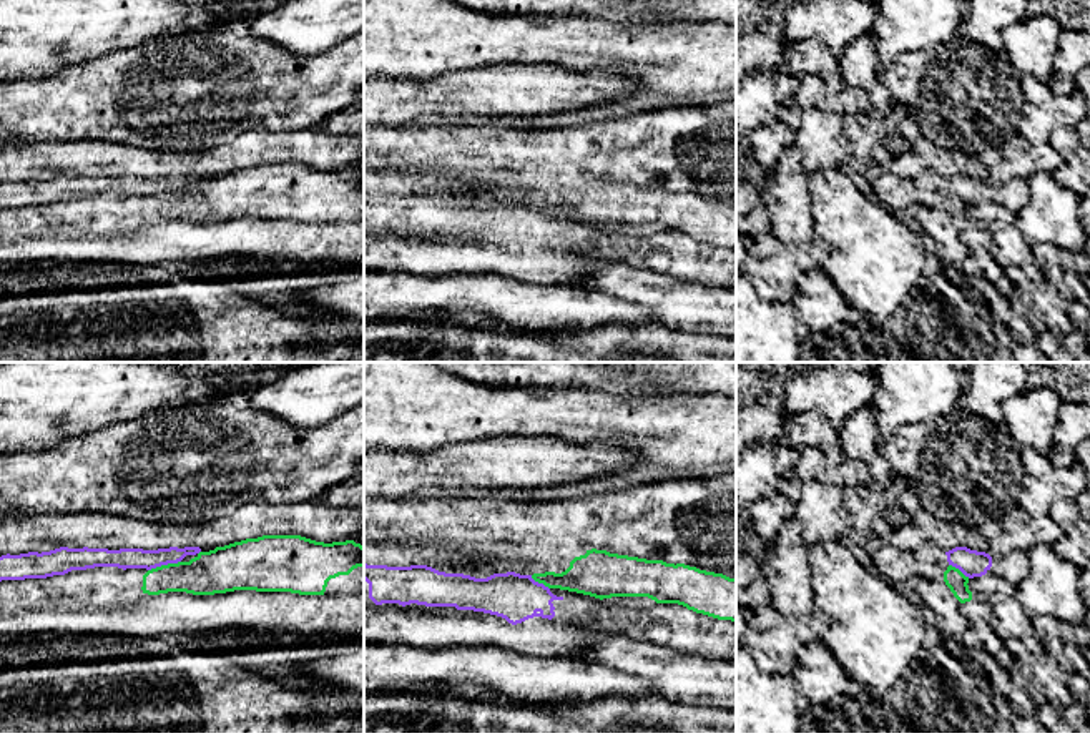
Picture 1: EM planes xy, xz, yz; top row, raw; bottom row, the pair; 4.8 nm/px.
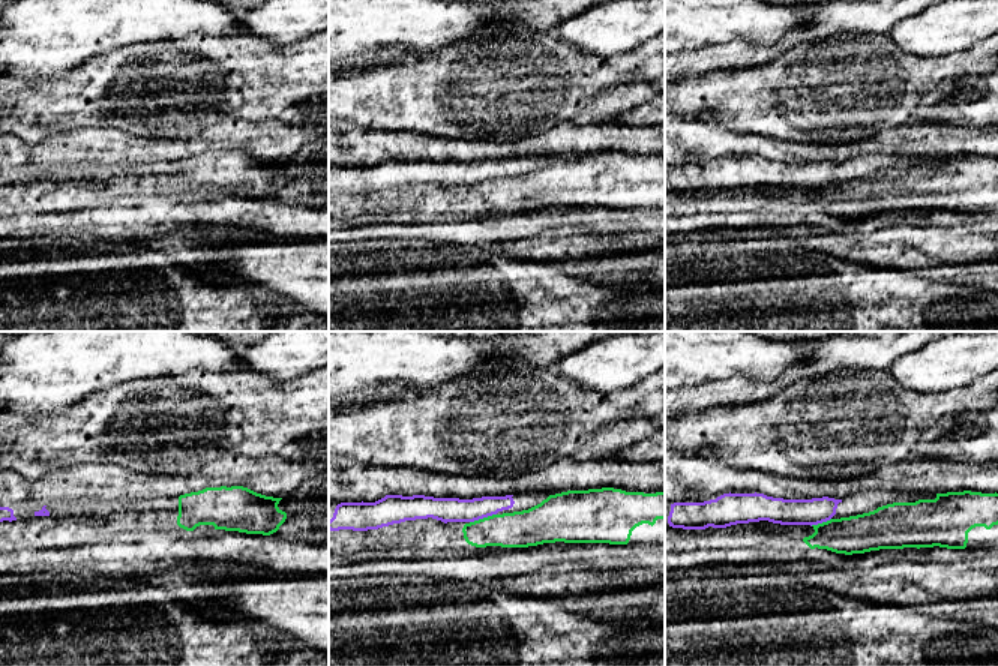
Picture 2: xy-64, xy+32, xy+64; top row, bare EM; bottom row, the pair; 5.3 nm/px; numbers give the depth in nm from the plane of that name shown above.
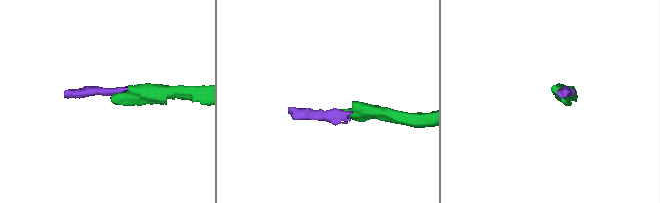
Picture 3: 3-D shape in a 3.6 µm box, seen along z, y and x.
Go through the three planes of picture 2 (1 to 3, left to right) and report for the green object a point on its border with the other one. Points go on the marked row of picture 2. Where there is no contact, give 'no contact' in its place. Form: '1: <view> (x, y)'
1: no contact
2: xy+32 (482, 518)
3: xy+64 (820, 522)

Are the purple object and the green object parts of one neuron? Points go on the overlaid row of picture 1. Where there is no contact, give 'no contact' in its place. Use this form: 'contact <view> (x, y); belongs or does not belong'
contact xy (163, 564); does not belong

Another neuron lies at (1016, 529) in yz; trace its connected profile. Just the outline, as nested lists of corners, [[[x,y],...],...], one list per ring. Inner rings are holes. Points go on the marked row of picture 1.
[[[1017,504],[1004,515],[989,517],[975,527],[985,537],[992,558],[1014,550],[1029,550],[1038,544],[1053,545],[1065,535],[1050,515],[1034,517]]]

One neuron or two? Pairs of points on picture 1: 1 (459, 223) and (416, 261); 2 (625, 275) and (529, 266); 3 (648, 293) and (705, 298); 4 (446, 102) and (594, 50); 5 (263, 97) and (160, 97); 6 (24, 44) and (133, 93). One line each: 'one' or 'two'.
1: one
2: two
3: one
4: two
5: one
6: two

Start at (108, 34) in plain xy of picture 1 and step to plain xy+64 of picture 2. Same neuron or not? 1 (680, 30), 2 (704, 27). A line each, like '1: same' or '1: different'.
1: same
2: same

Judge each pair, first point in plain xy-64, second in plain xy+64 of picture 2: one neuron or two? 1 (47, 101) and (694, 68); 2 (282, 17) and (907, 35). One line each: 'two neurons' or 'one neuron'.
1: two neurons
2: one neuron

